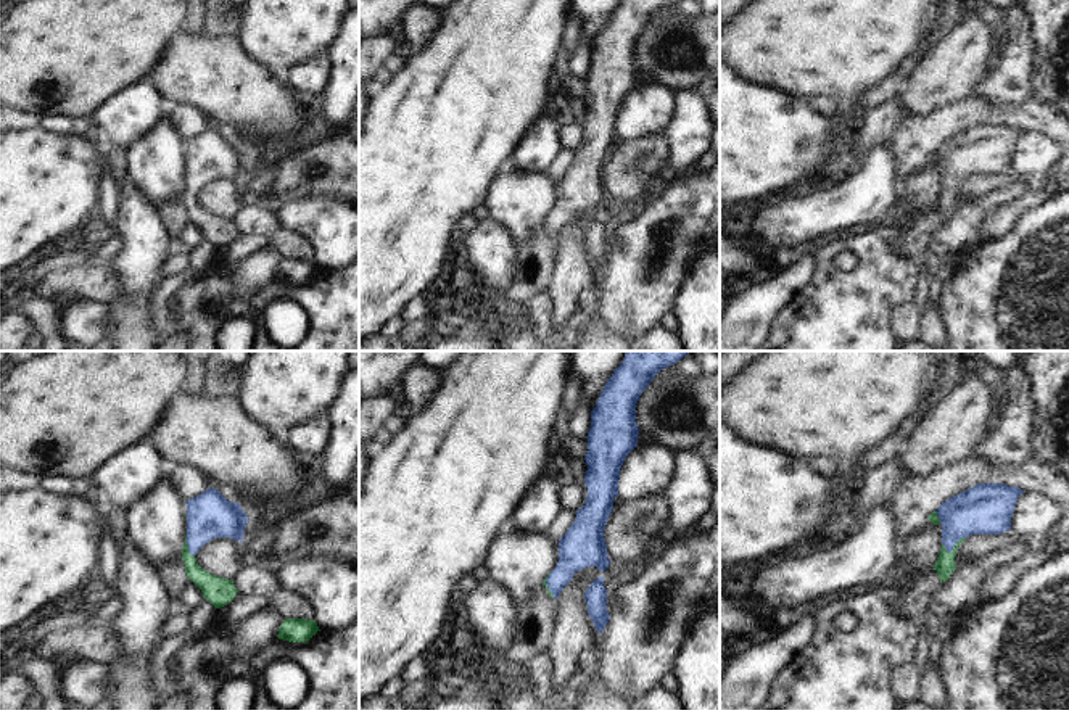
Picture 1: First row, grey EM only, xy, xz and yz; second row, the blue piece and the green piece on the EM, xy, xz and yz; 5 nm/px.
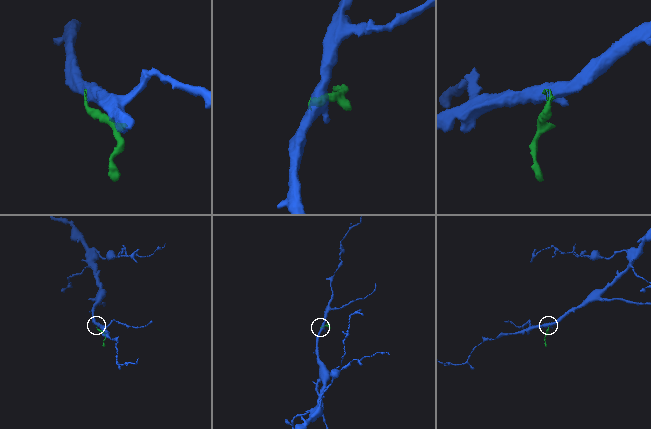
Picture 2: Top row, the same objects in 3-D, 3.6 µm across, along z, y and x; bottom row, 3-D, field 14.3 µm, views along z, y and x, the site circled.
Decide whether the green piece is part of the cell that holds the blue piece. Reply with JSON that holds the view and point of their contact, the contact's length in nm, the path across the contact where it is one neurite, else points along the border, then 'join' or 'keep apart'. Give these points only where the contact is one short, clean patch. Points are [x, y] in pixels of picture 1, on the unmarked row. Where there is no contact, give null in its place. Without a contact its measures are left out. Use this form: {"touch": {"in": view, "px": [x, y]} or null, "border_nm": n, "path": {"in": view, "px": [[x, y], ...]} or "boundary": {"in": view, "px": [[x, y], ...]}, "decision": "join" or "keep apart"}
{"touch": {"in": "yz", "px": [953, 185]}, "border_nm": 130, "path": {"in": "yz", "px": [[984, 148], [953, 185], [947, 194], [945, 205]]}, "decision": "join"}

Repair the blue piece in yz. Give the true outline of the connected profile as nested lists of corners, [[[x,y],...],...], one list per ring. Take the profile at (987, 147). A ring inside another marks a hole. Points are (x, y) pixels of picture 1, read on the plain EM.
[[[979,122],[947,138],[929,155],[929,161],[942,166],[942,188],[932,206],[942,222],[955,211],[956,190],[968,175],[1011,169],[1016,140],[1022,132],[1003,122]]]

